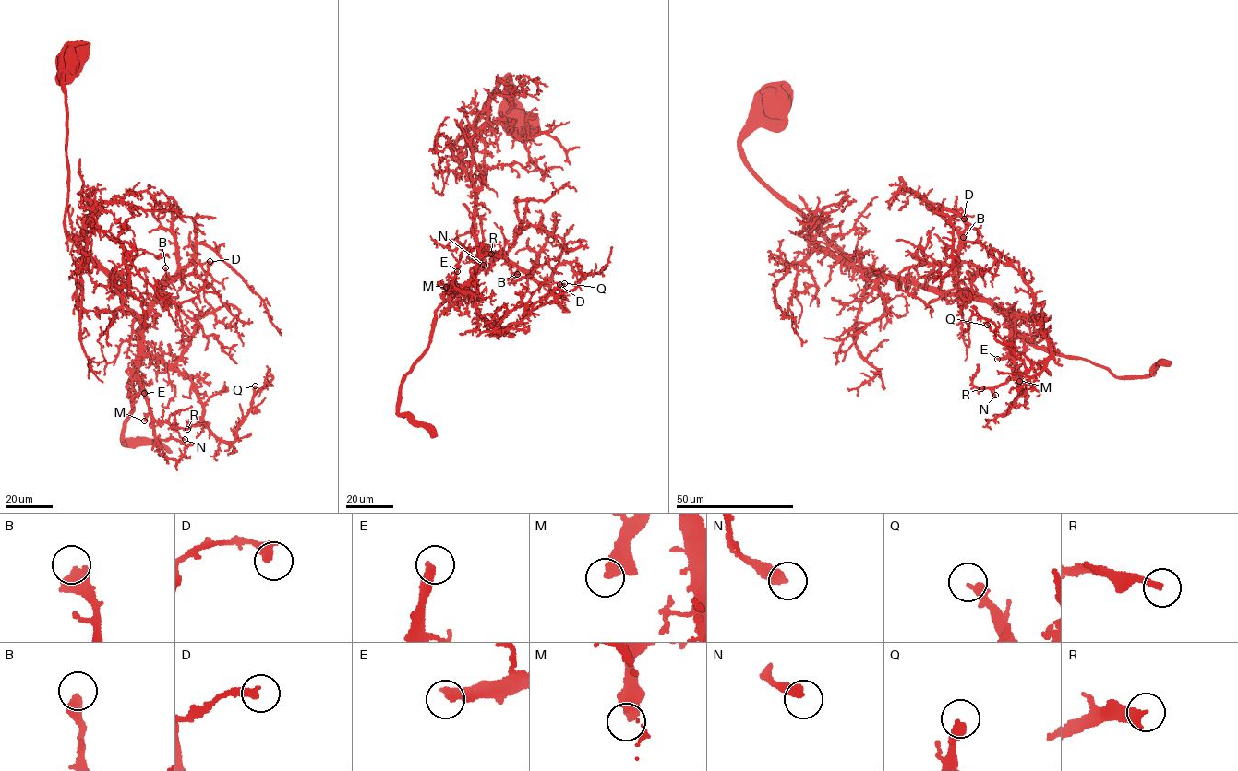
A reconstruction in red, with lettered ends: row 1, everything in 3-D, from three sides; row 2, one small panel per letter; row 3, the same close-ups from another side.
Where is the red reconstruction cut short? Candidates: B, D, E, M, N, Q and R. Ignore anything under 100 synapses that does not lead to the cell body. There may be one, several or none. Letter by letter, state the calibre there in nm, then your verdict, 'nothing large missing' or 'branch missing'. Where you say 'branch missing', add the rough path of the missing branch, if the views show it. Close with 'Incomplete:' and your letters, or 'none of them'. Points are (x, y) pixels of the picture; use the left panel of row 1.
B: 500 nm thick; nothing large missing
D: 360 nm thick; nothing large missing
E: 400 nm thick; branch missing; missing branch runs (144, 393), (149, 391), (158, 397), (197, 395), (192, 390)
M: 500 nm thick; nothing large missing
N: 380 nm thick; nothing large missing
Q: 360 nm thick; nothing large missing
R: 280 nm thick; nothing large missing
Incomplete: E

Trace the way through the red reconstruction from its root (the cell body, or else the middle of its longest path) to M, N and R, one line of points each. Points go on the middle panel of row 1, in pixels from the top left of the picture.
M: (517, 117), (504, 99), (508, 73), (457, 139), (454, 148), (474, 190), (478, 266), (463, 289), (446, 287)
N: (517, 117), (504, 99), (508, 73), (454, 148), (474, 190), (478, 257), (474, 280), (454, 290), (483, 265)
R: (517, 117), (504, 99), (508, 73), (454, 148), (474, 190), (478, 257), (474, 280), (456, 290), (491, 254)

